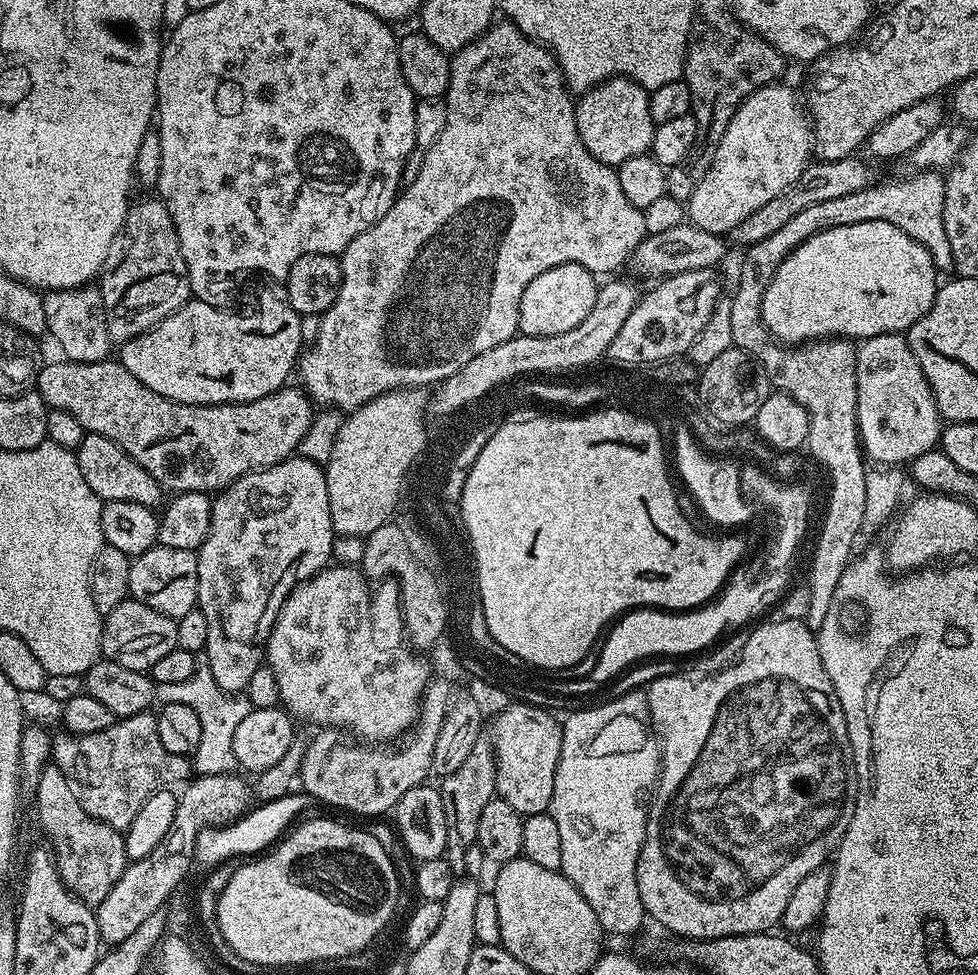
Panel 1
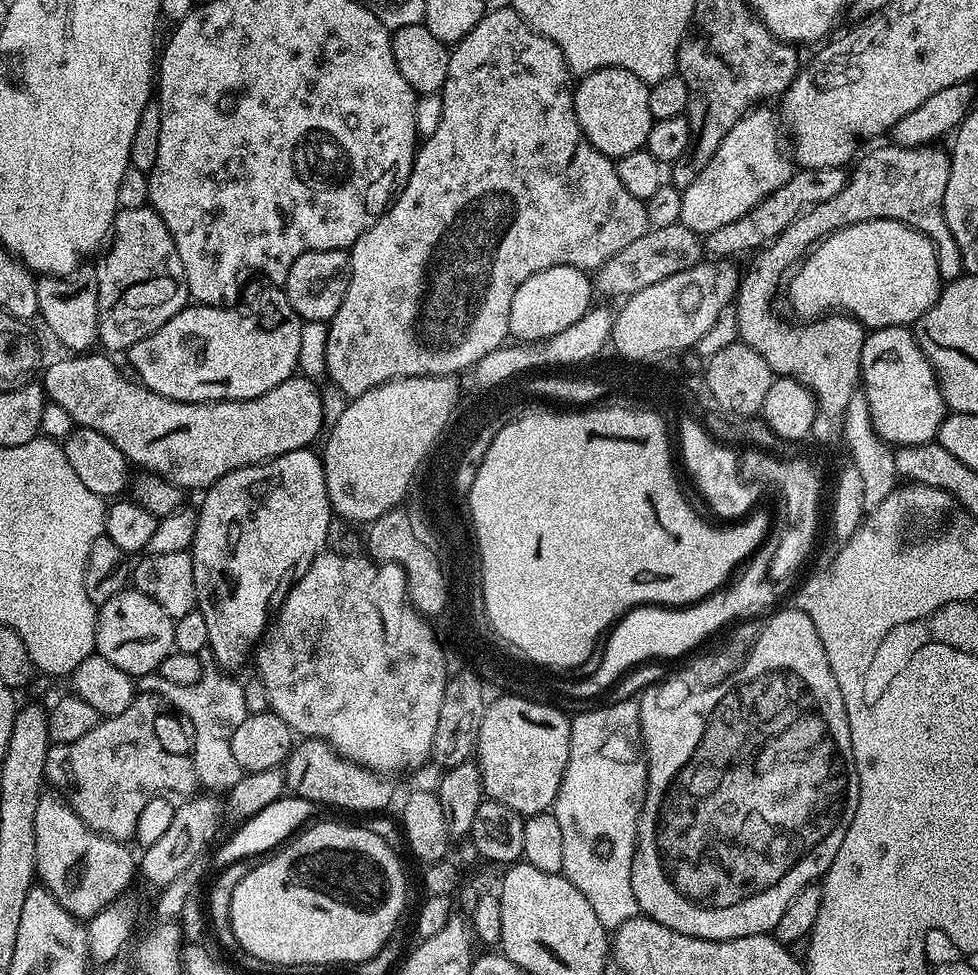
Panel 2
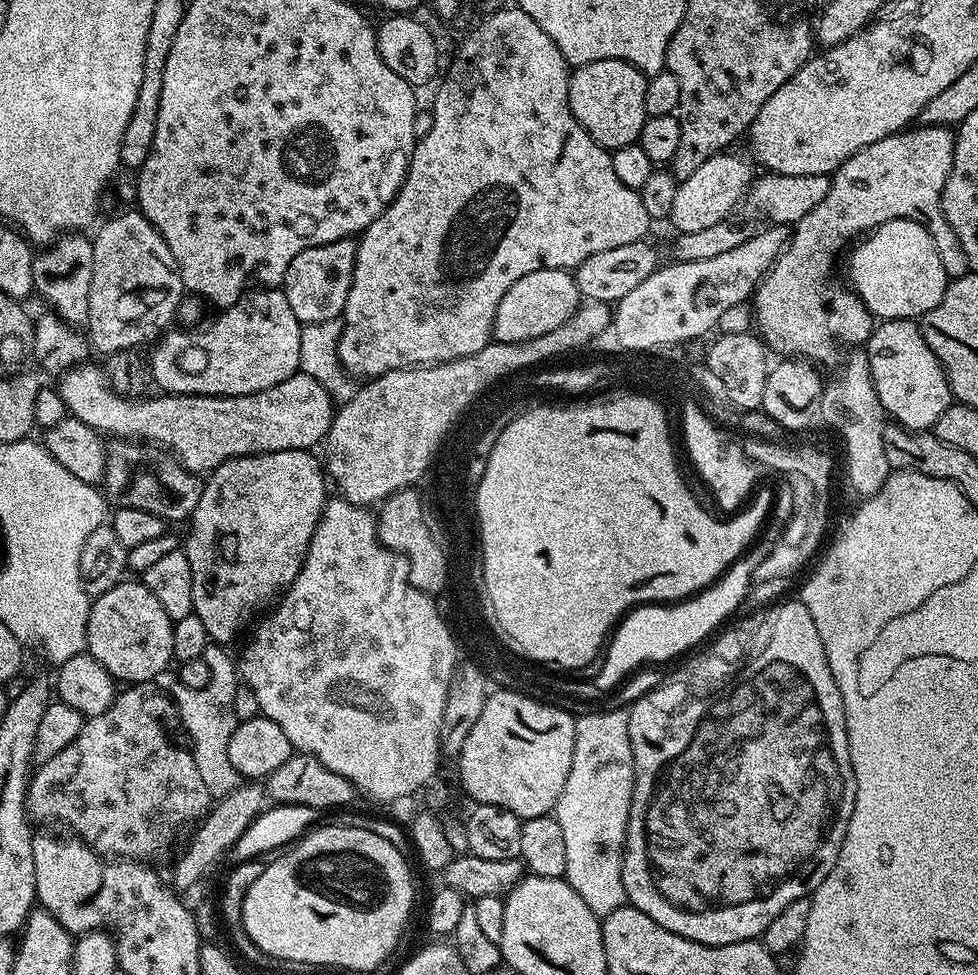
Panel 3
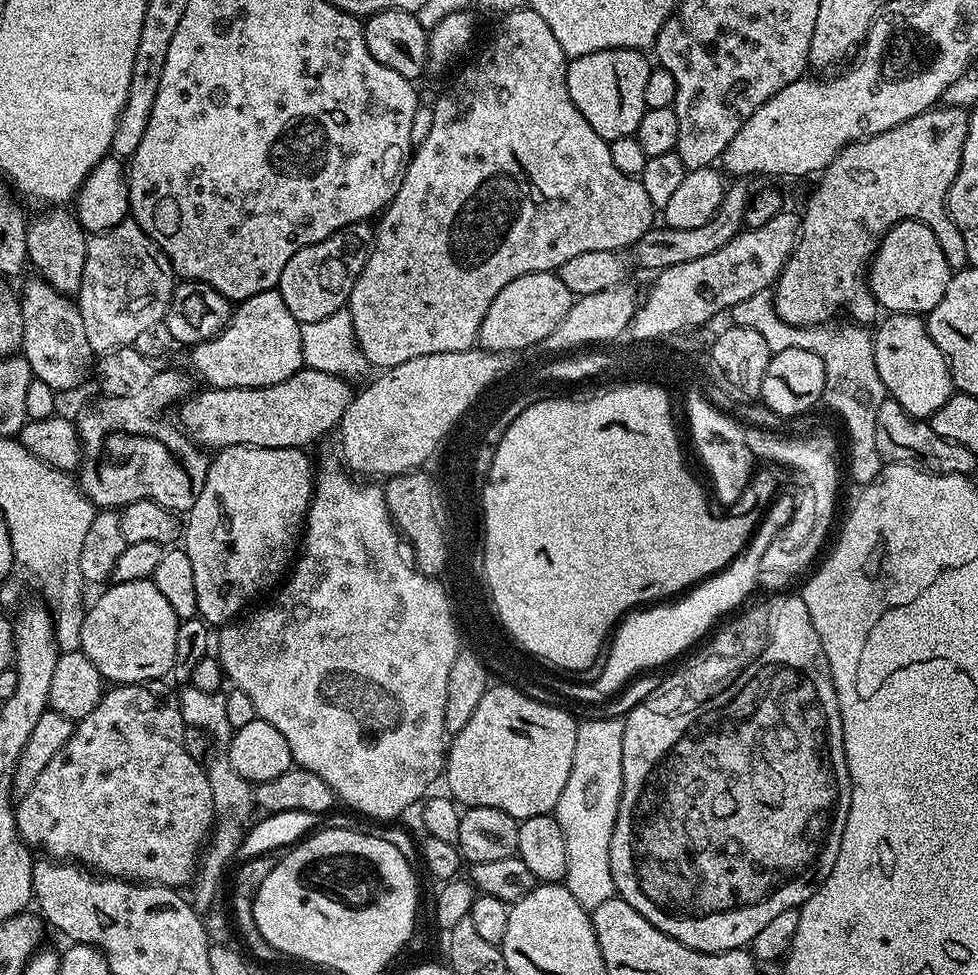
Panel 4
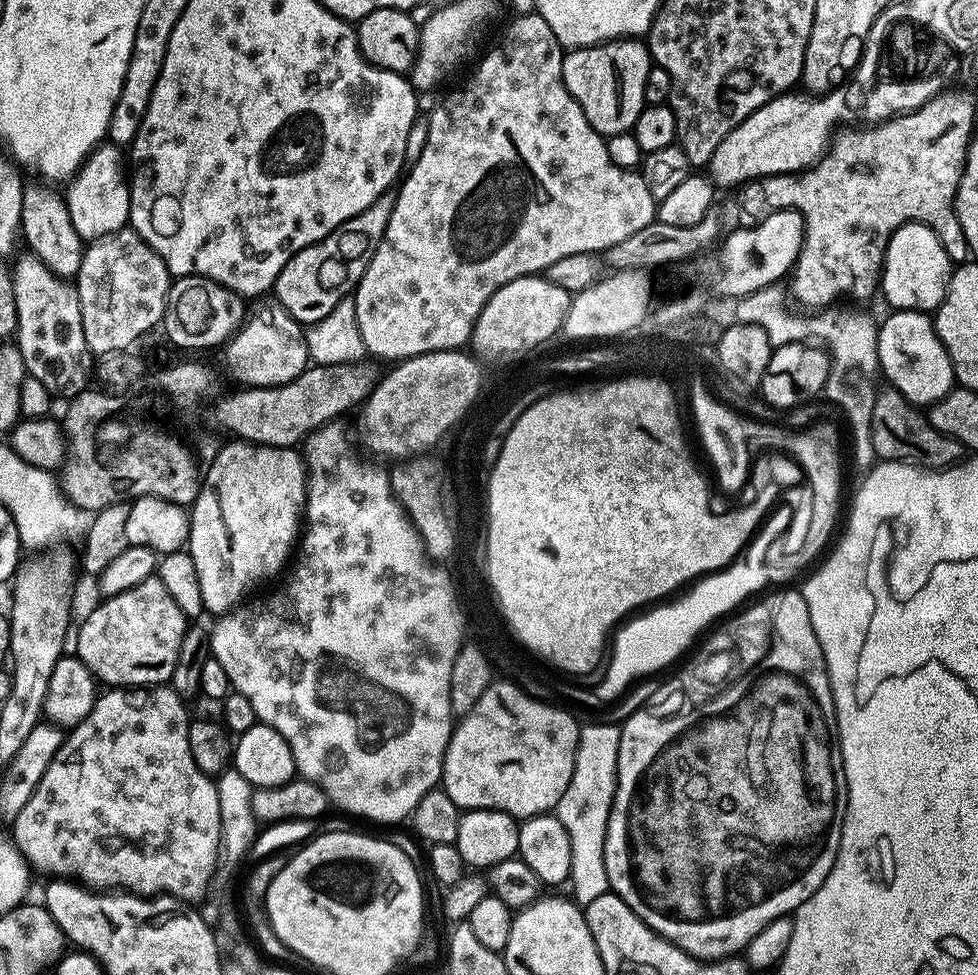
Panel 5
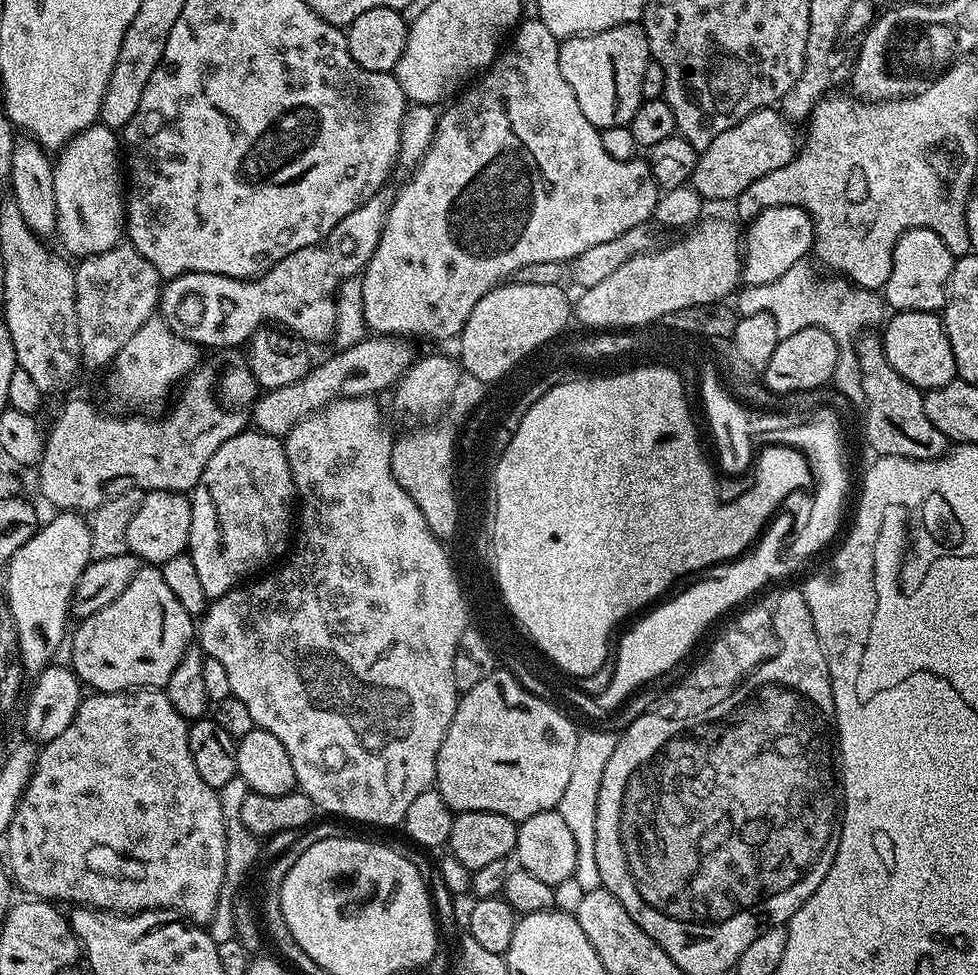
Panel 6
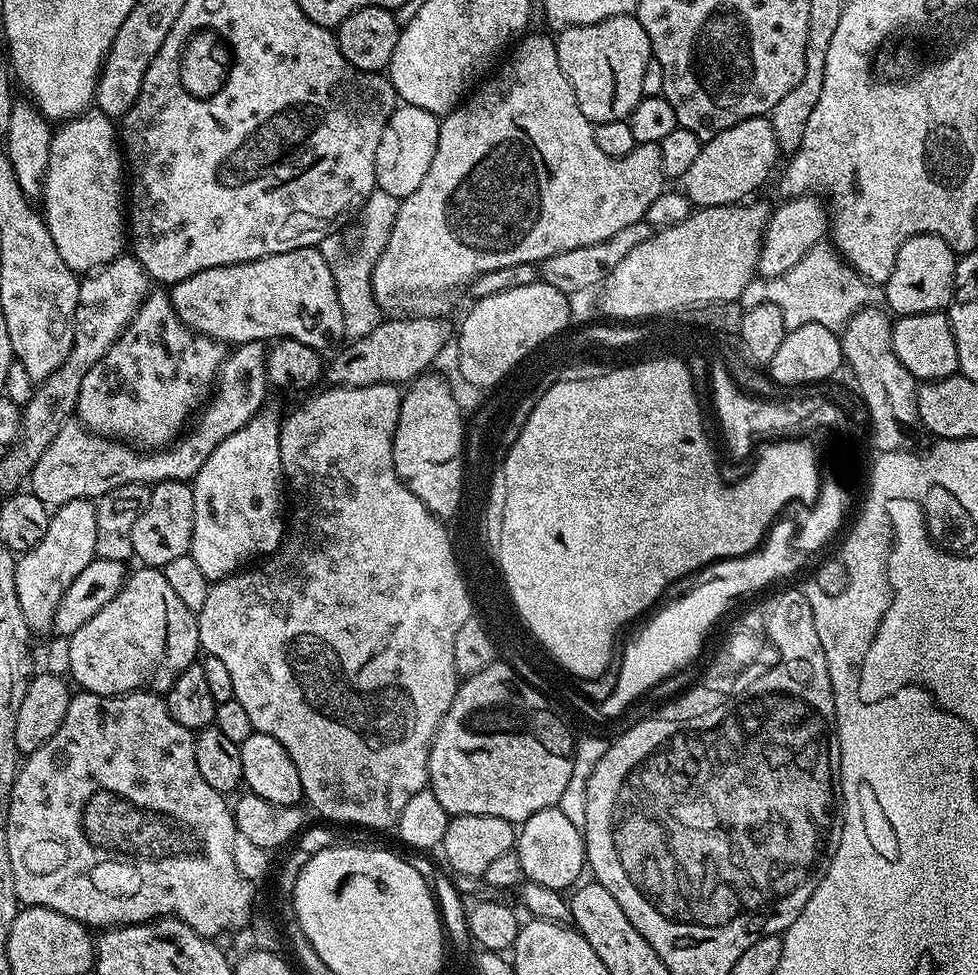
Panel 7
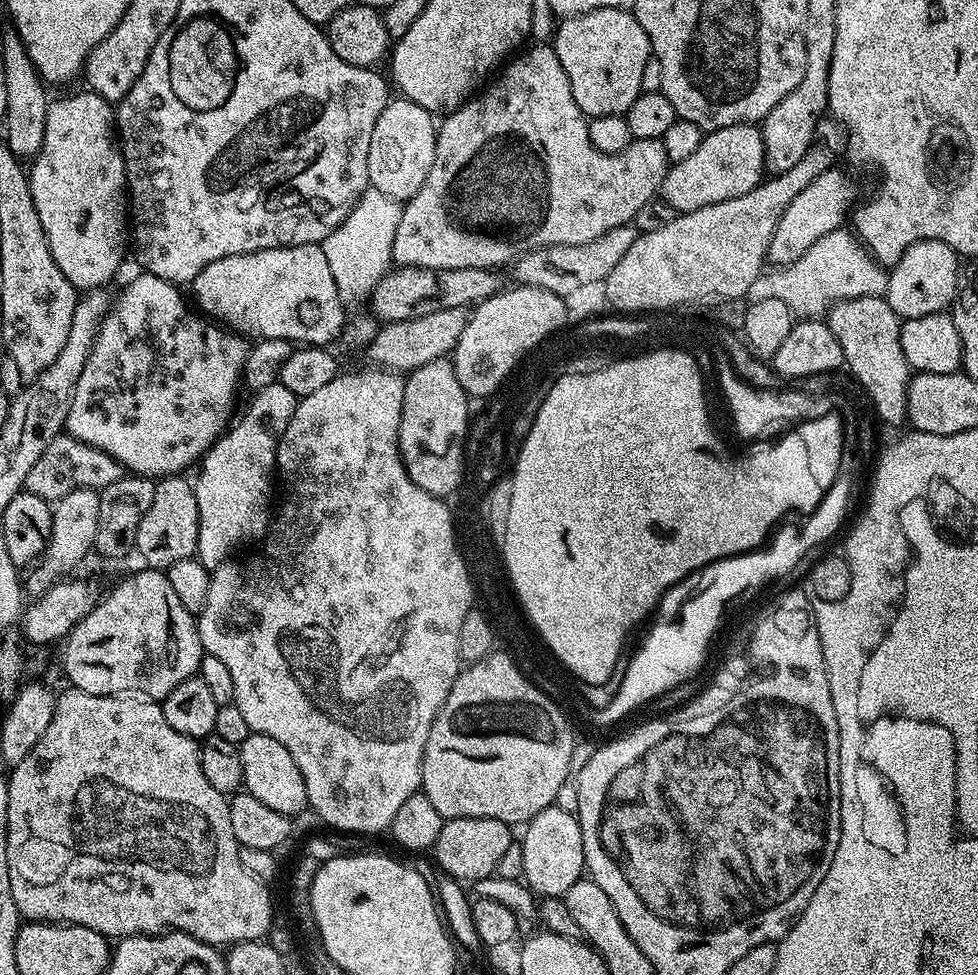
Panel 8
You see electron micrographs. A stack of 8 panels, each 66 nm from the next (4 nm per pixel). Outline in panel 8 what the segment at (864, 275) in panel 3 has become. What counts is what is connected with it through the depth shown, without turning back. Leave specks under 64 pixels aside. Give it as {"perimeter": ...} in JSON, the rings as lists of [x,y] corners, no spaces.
{"perimeter":[[[923,240],[914,242],[902,254],[902,258],[888,272],[888,290],[886,299],[890,307],[904,320],[922,318],[926,314],[951,309],[956,299],[956,287],[962,267],[961,257],[946,242]]]}

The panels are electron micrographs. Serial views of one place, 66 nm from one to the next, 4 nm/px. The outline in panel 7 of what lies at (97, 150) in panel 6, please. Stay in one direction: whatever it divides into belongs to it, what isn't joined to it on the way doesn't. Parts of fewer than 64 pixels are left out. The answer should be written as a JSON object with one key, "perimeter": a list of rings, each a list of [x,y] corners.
{"perimeter":[[[89,110],[83,116],[73,116],[72,119],[63,121],[53,131],[50,142],[50,162],[44,179],[42,212],[47,223],[51,225],[58,254],[62,254],[66,266],[70,266],[73,272],[91,273],[102,264],[109,264],[125,251],[125,192],[126,172],[122,167],[122,148],[118,143],[118,128],[113,117],[102,114],[98,110]]]}

